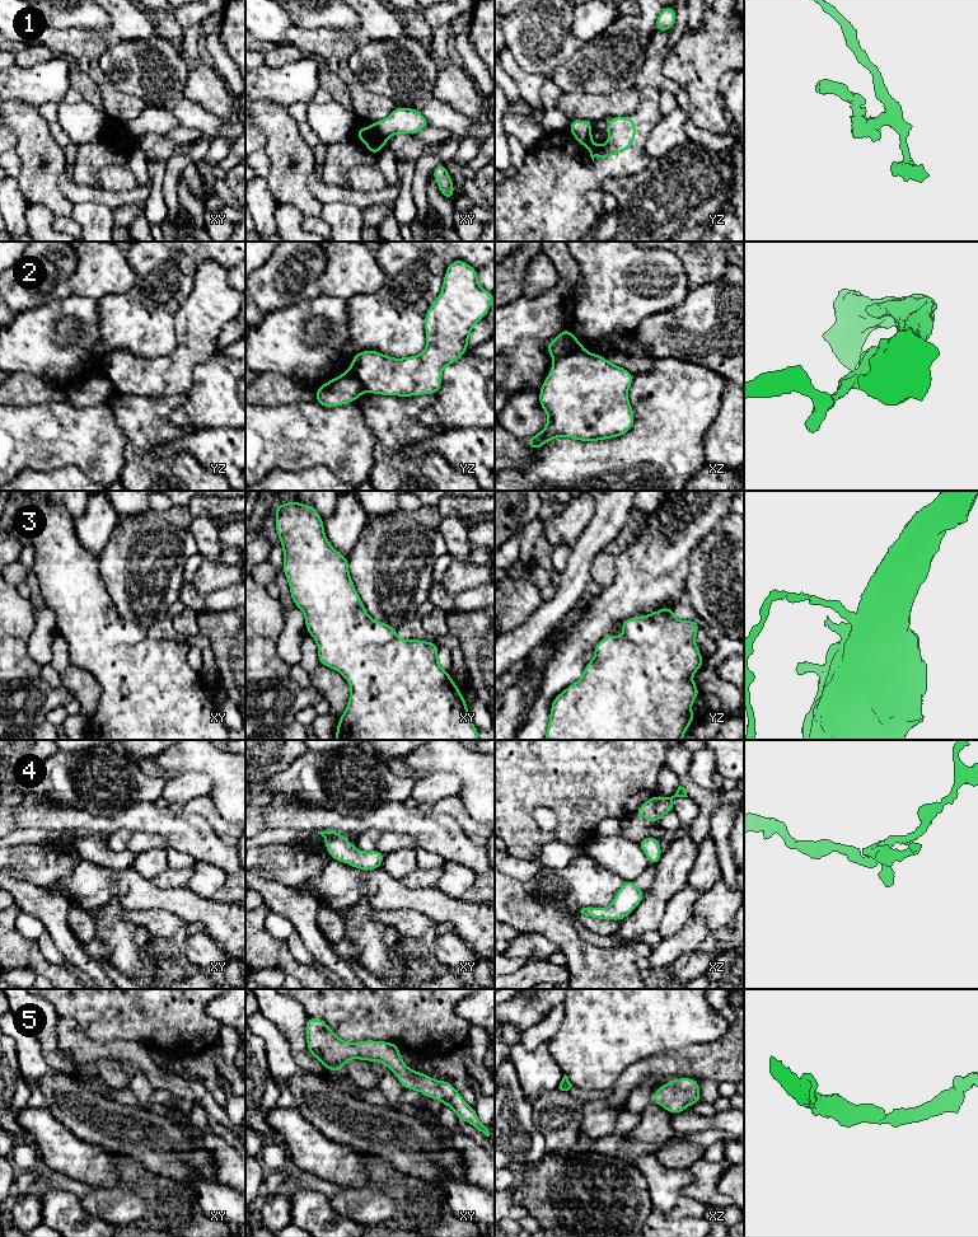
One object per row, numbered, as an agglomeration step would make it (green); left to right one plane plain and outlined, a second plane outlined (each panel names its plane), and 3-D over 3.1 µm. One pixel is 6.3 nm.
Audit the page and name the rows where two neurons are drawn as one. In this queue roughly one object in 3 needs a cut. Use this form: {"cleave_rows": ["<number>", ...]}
{"cleave_rows": ["1", "2"]}

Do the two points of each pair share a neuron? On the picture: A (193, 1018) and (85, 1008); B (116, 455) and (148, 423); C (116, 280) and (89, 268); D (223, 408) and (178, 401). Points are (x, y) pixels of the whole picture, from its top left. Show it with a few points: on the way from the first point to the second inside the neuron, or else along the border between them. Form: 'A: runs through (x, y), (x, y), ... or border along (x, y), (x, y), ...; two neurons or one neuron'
A: runs through (167, 1010), (163, 1006), (112, 1006); one neuron
B: border along (115, 417), (126, 437), (126, 460), (121, 473); two neurons
C: runs through (110, 273), (103, 268), (96, 268); one neuron
D: border along (186, 396), (169, 420), (193, 430); two neurons

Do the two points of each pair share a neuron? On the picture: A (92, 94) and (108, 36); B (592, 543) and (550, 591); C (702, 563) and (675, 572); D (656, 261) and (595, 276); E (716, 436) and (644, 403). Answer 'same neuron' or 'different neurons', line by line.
A: different neurons
B: different neurons
C: different neurons
D: same neuron
E: different neurons

